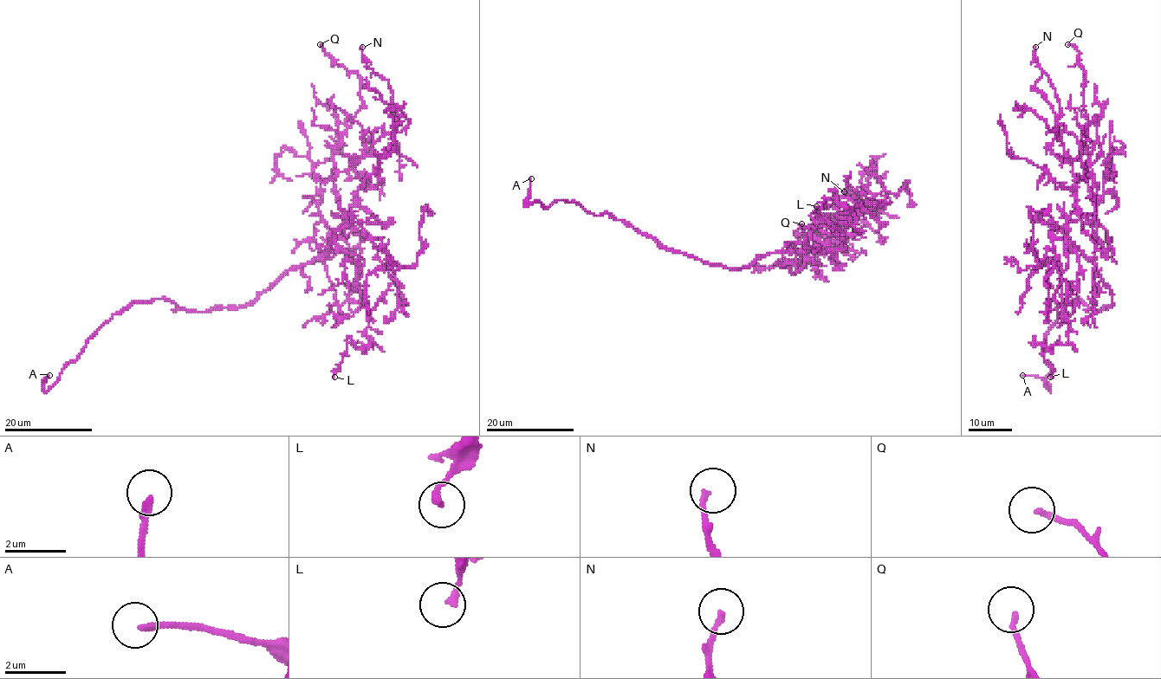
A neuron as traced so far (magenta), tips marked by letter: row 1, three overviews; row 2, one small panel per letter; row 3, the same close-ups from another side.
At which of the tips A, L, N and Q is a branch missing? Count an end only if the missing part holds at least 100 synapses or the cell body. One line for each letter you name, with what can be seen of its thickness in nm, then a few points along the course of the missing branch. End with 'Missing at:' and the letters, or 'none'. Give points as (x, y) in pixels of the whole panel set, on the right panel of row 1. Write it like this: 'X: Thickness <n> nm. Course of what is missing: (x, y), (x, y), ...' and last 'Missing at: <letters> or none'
A: Thickness 200 nm
Missing at: A

